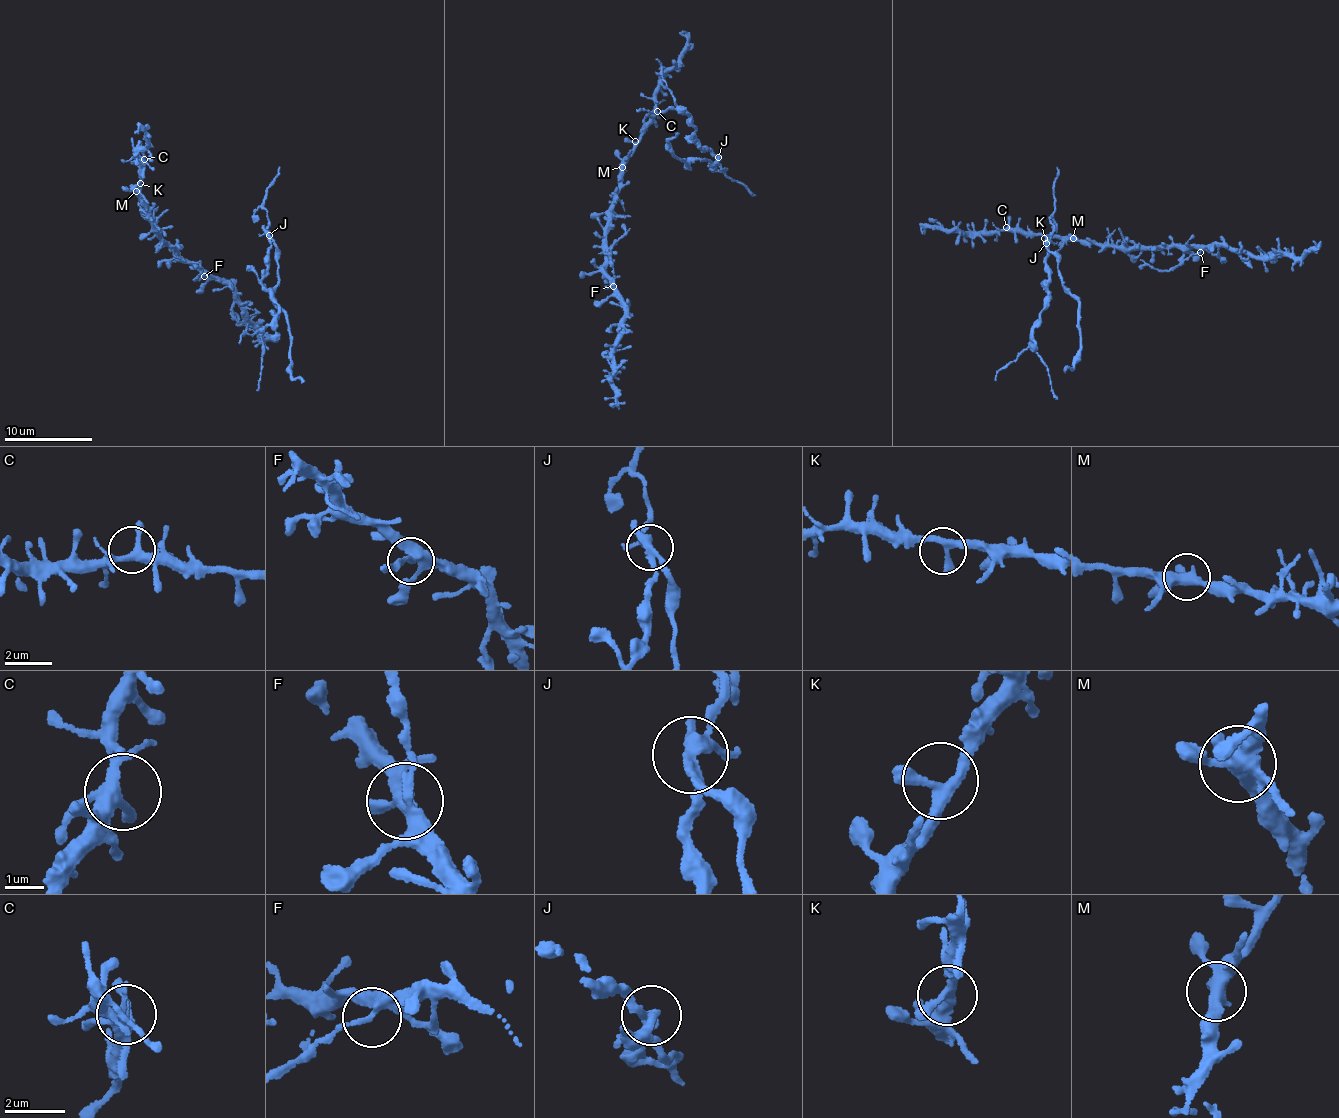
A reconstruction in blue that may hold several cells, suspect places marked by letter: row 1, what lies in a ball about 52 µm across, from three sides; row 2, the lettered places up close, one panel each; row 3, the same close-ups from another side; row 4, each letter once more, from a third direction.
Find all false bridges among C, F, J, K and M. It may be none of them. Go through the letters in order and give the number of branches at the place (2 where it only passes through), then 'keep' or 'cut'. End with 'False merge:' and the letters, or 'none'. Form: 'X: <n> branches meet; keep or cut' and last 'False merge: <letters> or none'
C: 6 branches meet; keep
F: 3 branches meet; cut
J: 5 branches meet; cut
K: 3 branches meet; keep
M: 3 branches meet; keep
False merge: F, J

